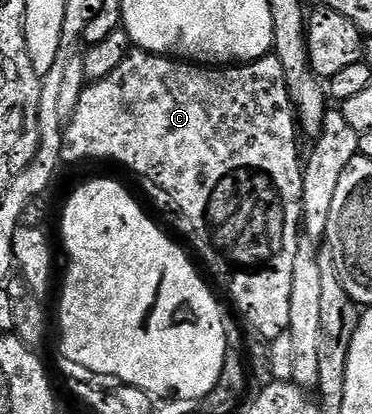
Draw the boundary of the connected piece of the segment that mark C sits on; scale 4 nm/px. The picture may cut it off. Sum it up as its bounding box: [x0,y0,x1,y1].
[62,50,303,342]

